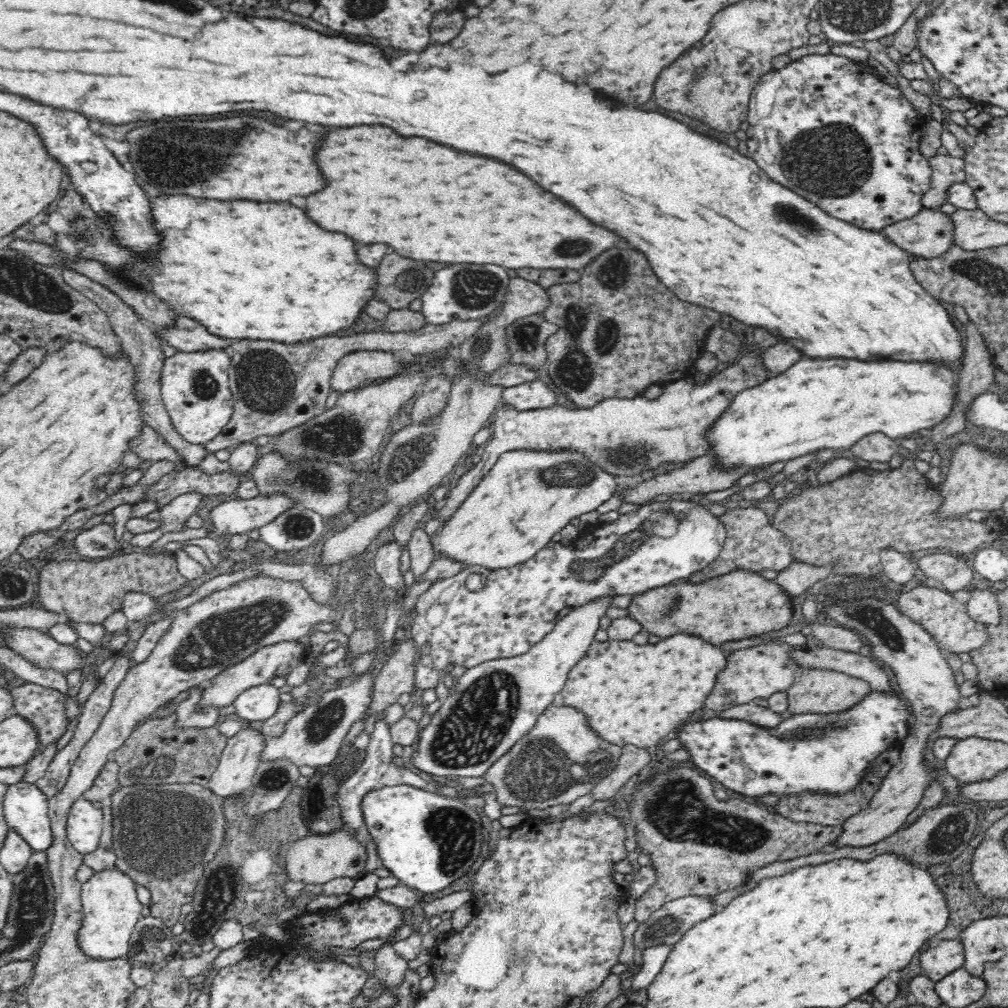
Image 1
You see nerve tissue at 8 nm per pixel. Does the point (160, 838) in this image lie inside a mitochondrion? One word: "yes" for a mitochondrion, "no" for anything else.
yes

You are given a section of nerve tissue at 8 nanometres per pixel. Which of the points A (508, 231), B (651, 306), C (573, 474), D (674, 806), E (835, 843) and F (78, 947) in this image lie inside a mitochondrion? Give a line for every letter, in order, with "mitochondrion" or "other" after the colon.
A: other
B: other
C: mitochondrion
D: mitochondrion
E: other
F: other

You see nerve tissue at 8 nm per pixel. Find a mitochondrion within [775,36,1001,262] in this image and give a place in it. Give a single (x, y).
(832, 163)

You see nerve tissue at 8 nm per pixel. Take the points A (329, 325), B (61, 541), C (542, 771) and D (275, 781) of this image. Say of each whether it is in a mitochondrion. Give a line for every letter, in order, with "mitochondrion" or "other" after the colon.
A: other
B: other
C: mitochondrion
D: mitochondrion

